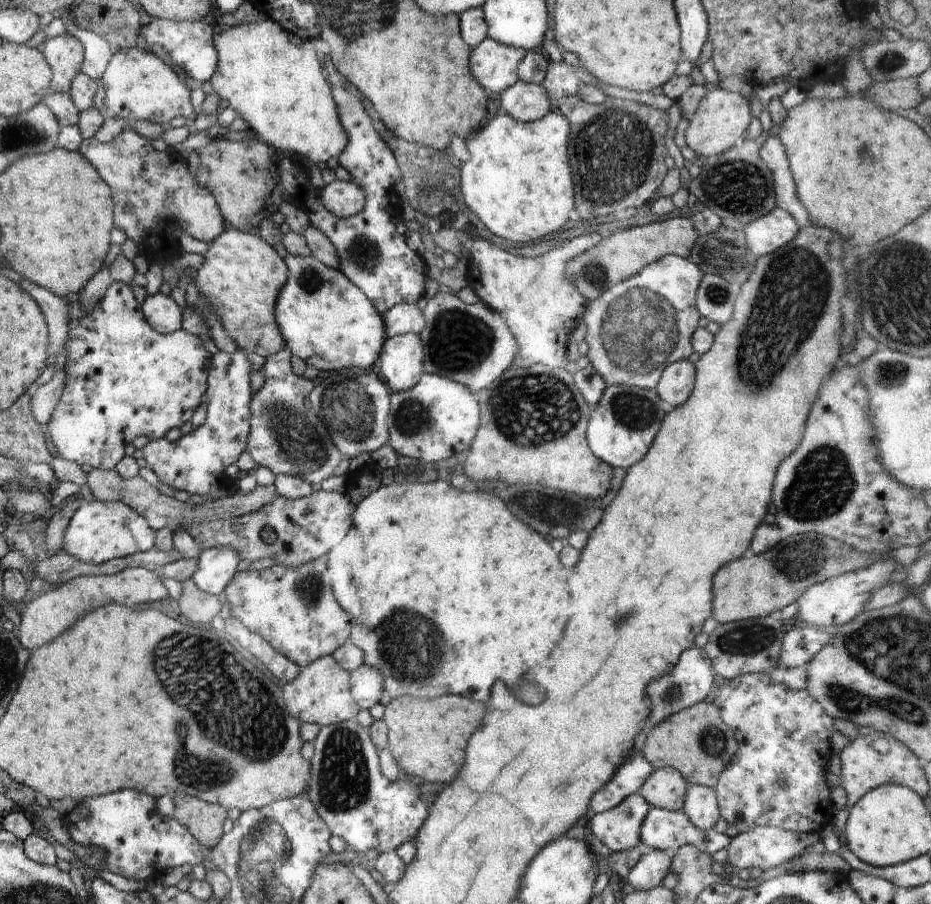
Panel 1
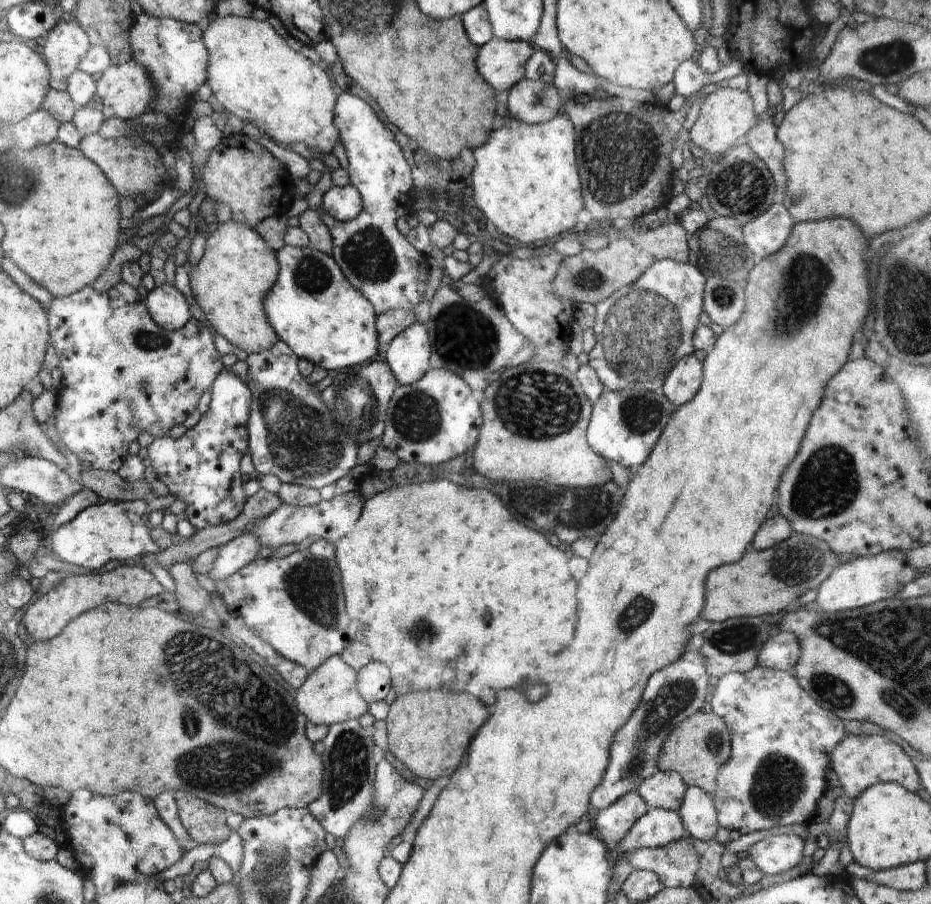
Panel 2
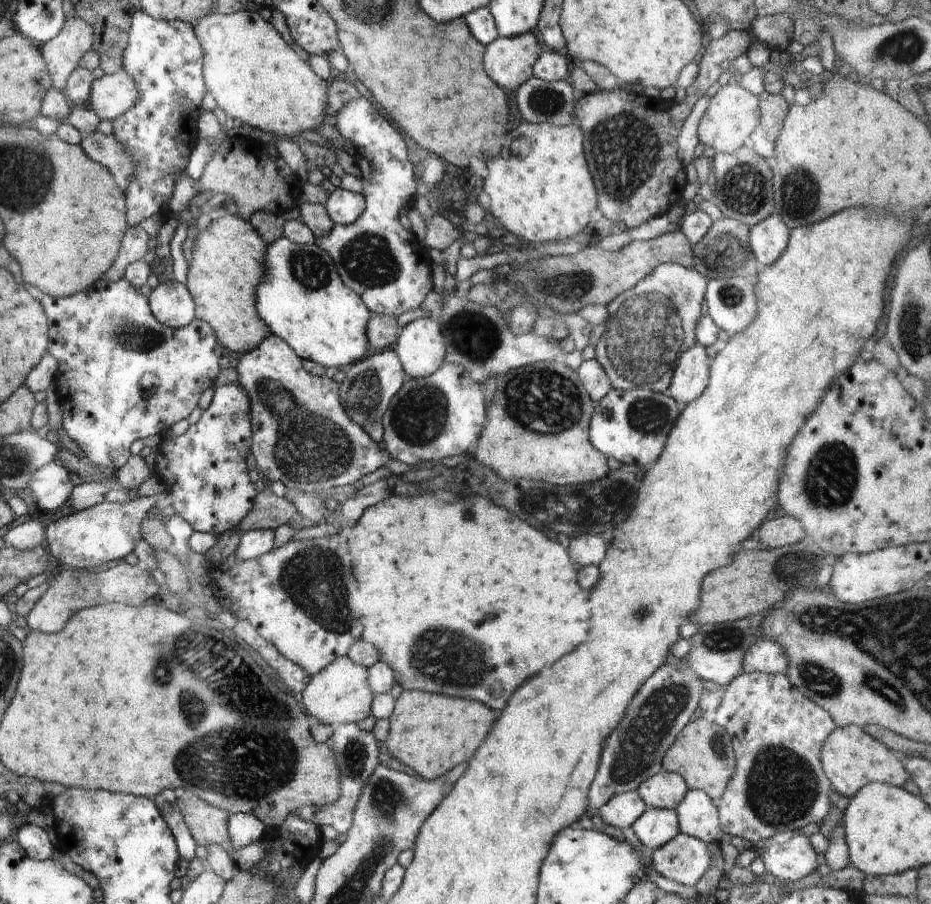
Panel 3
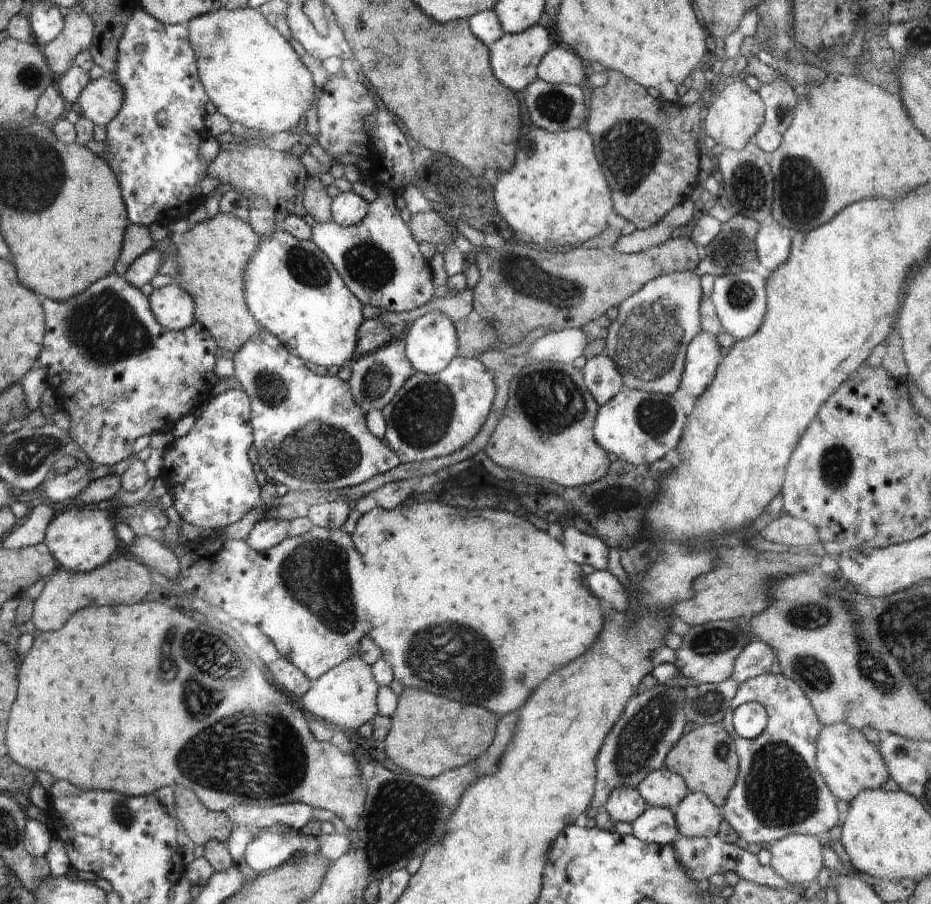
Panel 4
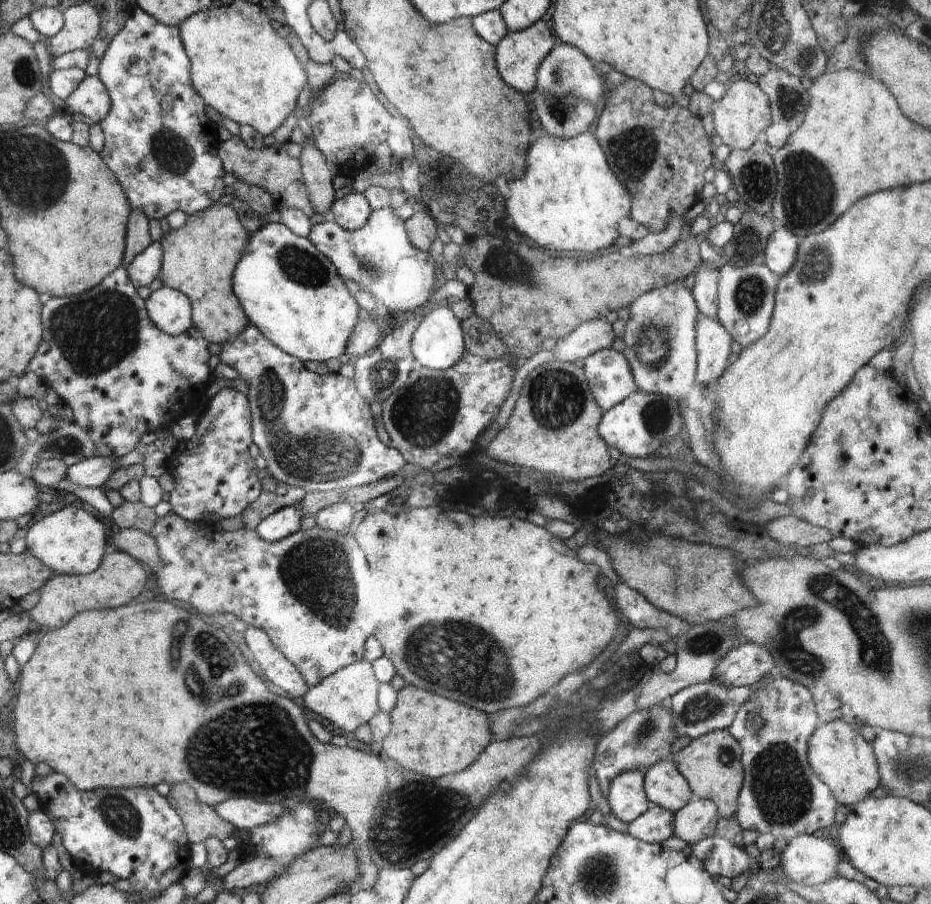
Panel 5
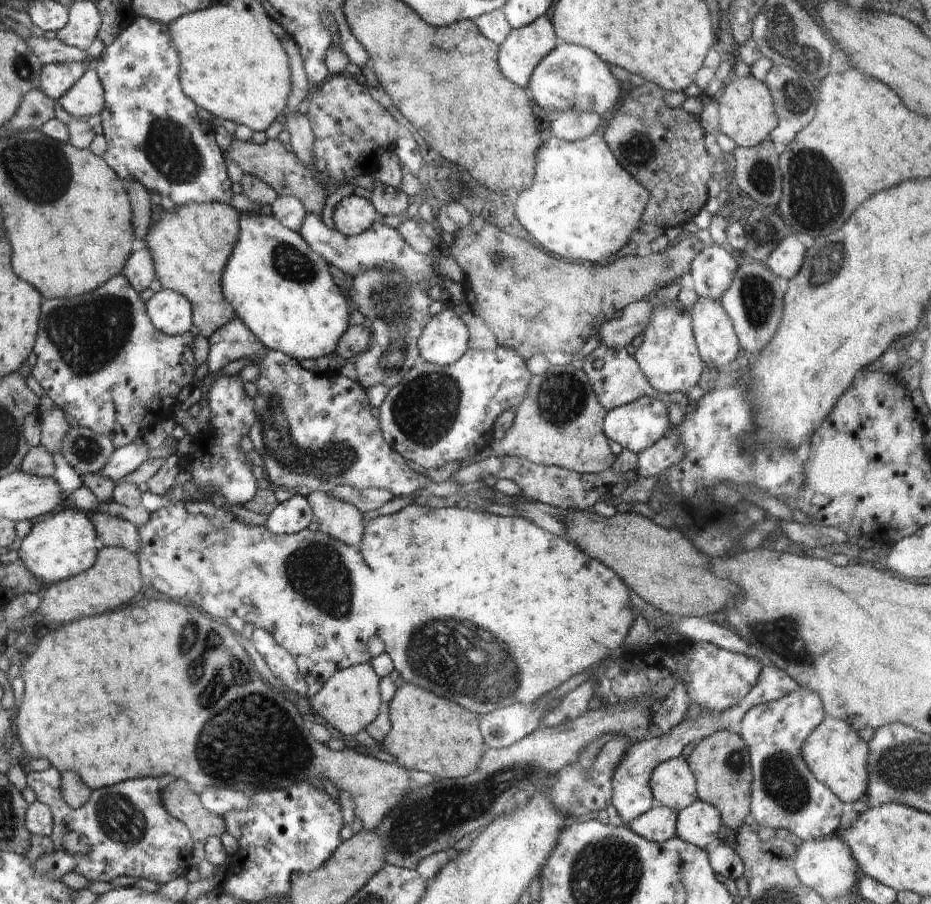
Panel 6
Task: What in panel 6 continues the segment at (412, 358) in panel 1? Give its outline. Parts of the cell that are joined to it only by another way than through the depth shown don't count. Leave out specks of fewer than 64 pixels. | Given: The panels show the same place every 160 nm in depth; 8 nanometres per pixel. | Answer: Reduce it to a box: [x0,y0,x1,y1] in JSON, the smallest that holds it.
[417,303,469,366]

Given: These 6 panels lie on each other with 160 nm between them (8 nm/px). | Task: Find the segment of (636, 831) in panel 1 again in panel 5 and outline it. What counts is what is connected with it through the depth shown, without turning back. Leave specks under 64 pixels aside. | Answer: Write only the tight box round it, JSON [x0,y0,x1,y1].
[606,772,649,825]

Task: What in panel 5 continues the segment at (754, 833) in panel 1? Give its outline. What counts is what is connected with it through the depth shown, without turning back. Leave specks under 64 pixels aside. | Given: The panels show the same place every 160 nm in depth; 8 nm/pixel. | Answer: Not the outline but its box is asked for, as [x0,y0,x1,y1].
[780,834,844,887]

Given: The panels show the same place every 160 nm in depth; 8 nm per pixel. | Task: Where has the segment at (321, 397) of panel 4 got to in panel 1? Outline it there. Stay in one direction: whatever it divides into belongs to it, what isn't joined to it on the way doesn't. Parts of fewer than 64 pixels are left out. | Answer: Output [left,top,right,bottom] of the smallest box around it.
[247,346,343,488]

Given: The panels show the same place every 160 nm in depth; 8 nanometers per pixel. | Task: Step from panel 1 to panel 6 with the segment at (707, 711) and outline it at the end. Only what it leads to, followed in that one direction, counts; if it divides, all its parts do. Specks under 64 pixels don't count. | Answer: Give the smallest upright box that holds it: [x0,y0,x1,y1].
[686,729,751,830]

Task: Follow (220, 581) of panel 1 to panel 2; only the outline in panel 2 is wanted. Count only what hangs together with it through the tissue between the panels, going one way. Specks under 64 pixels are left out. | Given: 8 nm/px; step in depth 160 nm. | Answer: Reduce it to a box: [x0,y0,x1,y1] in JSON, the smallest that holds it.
[209,532,262,582]

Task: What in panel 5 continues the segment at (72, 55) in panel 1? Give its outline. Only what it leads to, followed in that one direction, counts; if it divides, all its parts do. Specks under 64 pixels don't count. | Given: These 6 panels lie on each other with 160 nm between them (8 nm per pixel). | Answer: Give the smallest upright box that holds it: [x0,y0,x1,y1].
[47,2,101,59]

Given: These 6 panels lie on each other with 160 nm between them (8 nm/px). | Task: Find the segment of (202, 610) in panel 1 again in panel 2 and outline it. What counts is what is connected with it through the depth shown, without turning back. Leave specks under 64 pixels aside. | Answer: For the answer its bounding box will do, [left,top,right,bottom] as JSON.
[167,563,210,614]

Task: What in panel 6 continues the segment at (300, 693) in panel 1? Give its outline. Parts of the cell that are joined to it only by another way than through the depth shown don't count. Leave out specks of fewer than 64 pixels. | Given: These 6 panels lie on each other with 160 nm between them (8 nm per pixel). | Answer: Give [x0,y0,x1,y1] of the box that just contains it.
[310,663,383,736]

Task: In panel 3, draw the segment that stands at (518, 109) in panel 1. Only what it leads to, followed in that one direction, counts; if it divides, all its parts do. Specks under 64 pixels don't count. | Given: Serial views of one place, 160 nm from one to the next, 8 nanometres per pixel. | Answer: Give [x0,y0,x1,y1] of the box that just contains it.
[516,76,576,127]

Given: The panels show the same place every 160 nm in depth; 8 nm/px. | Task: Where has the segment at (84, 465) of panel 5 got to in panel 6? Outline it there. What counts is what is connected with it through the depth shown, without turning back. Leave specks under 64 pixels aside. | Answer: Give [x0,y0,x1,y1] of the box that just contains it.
[100,440,148,483]

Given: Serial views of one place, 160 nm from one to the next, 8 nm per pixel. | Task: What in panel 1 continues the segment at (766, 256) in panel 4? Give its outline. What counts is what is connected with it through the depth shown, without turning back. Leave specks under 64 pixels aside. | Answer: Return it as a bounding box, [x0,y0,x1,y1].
[742,206,800,257]

